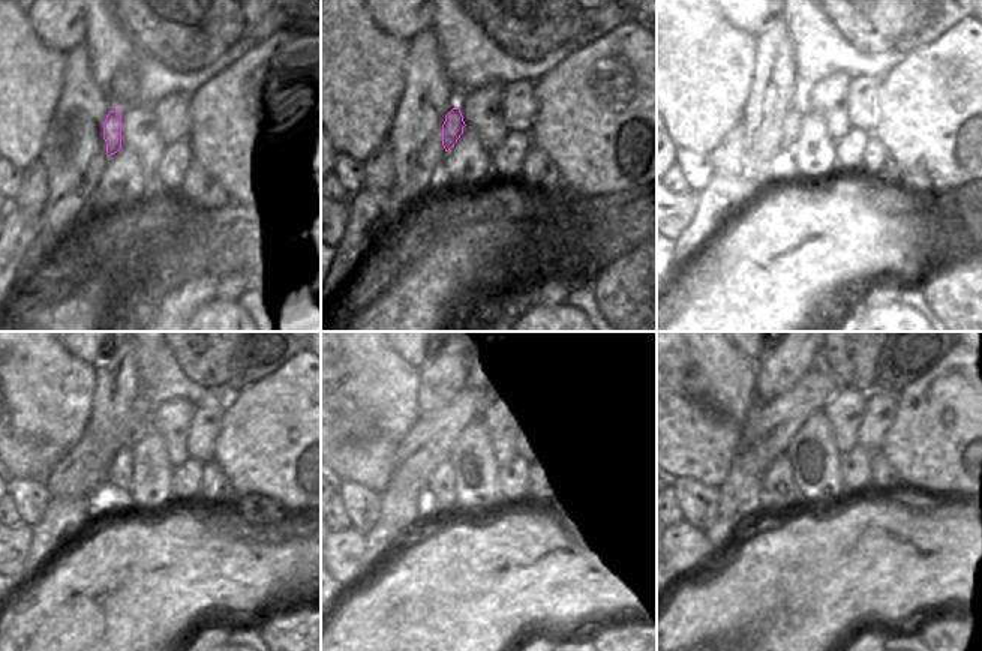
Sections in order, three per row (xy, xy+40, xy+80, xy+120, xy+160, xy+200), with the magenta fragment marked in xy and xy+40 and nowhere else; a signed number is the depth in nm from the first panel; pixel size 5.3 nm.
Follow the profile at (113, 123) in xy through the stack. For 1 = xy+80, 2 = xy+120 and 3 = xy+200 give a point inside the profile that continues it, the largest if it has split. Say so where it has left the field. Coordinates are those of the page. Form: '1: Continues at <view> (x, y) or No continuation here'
1: Continues at xy+80 (792, 123)
2: Continues at xy+120 (117, 474)
3: Continues at xy+200 (780, 494)

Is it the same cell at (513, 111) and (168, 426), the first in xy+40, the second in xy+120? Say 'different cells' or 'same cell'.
different cells

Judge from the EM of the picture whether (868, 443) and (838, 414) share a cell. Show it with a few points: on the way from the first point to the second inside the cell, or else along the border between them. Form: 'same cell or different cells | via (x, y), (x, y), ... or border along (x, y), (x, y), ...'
different cells | border along (867, 398), (858, 443)

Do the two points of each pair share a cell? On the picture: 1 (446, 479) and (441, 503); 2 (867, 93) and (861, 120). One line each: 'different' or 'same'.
1: same
2: same

